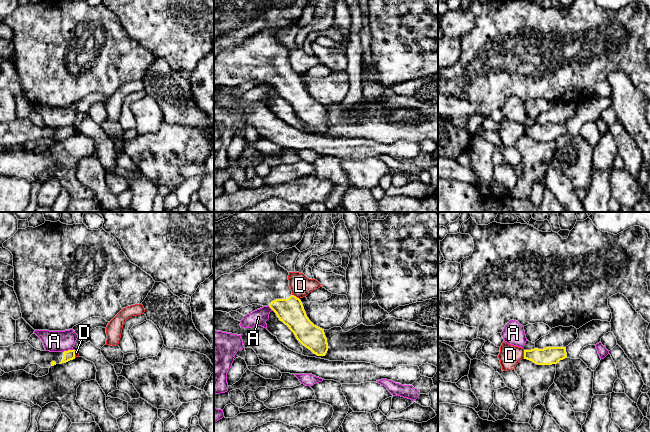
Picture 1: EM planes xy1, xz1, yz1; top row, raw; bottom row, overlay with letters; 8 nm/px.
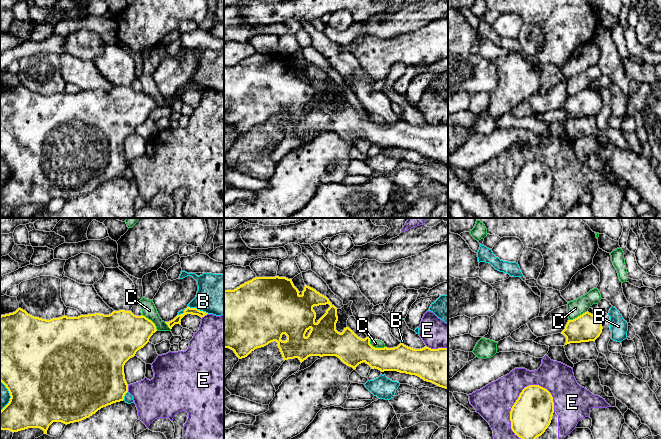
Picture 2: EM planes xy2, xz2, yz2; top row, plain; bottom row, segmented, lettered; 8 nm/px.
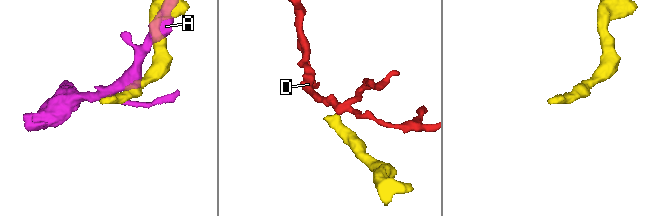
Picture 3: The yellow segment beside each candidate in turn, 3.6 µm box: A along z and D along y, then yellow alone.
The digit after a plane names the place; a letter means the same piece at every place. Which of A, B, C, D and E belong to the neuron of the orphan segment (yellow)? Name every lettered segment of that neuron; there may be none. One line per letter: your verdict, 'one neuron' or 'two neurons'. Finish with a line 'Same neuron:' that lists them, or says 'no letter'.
A: two neurons
B: two neurons
C: two neurons
D: two neurons
E: two neurons
Same neuron: no letter

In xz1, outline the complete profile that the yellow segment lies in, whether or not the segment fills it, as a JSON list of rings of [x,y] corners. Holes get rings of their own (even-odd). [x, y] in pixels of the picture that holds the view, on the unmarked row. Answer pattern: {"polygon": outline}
{"polygon": [[[273,27],[264,28],[232,49],[218,53],[214,57],[214,86],[229,89],[252,80],[269,82],[303,122],[317,132],[325,132],[329,123],[324,105],[309,96],[301,76],[292,70],[289,48],[277,39],[277,32]]]}

